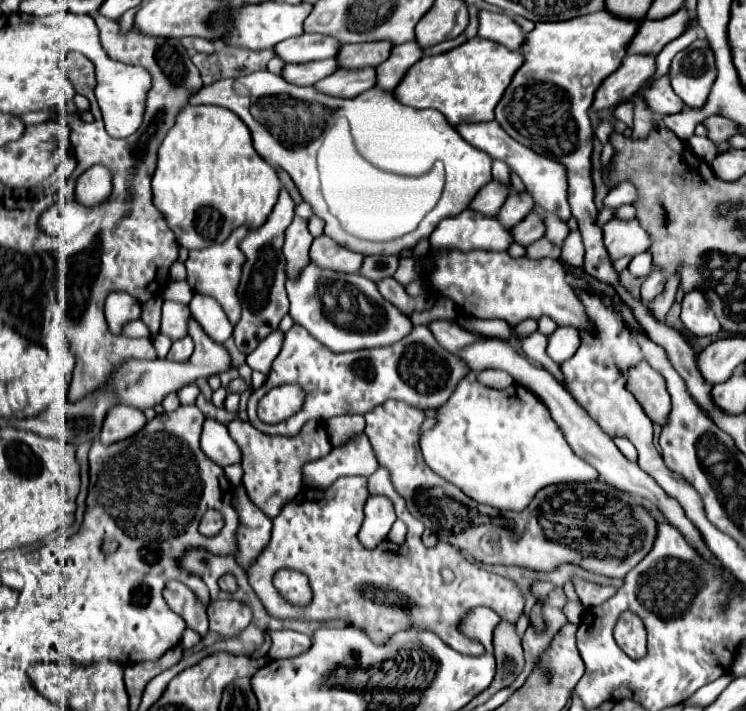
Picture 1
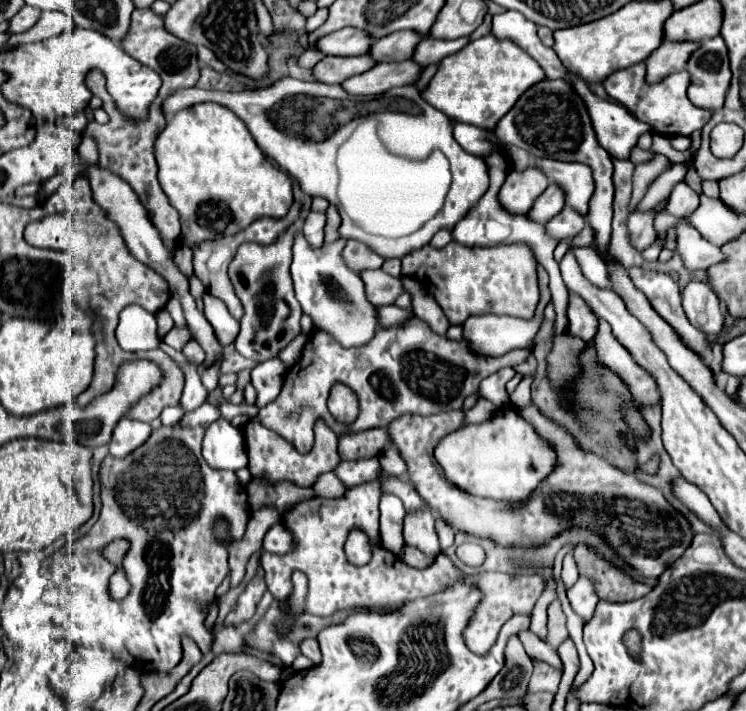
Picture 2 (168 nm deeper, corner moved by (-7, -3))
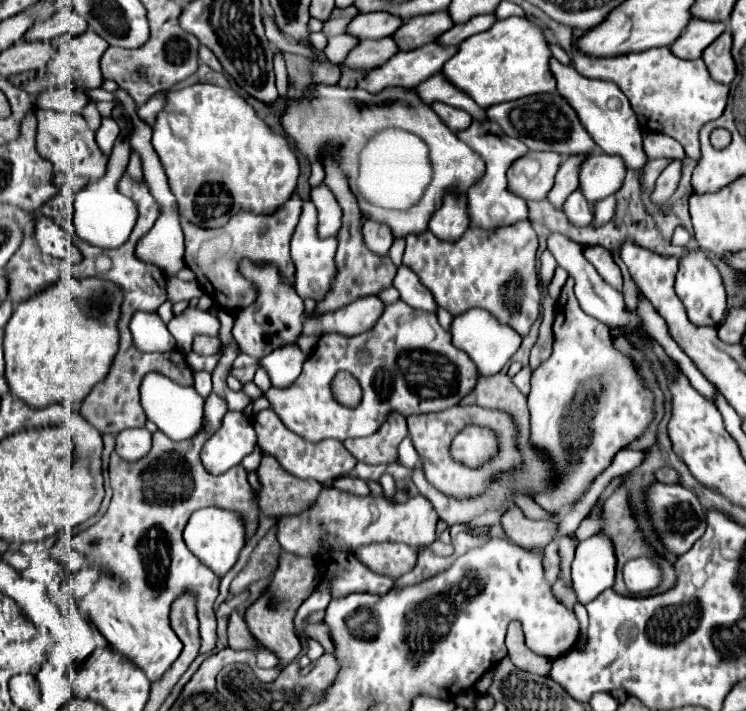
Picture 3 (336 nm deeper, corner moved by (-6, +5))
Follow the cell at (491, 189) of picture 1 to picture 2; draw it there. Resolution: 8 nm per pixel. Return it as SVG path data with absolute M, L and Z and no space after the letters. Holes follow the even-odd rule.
M529 166L525 172L511 170L497 200L511 214L525 214L549 184L551 182L535 166Z

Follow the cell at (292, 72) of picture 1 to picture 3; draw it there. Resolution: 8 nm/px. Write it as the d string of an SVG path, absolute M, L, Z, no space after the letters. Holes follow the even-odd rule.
M392 36L378 38L378 40L362 40L346 58L342 66L348 68L378 68L380 64L388 62L400 48L396 46Z

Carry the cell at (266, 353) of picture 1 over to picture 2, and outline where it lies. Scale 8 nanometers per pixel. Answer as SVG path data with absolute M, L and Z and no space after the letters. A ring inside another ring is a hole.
M303 334L295 336L295 340L291 340L291 344L287 344L287 348L283 348L283 352L279 352L279 360L283 360L283 364L287 364L287 366L295 364L305 342L307 342L307 336L303 336Z

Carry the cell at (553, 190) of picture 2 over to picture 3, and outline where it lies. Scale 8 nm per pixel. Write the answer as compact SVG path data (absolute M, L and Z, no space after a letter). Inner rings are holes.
M576 154L576 156L568 156L558 174L556 174L556 182L554 182L554 188L550 190L548 194L548 200L556 206L556 208L562 208L562 204L566 202L566 198L580 186L580 164L586 160L586 154Z

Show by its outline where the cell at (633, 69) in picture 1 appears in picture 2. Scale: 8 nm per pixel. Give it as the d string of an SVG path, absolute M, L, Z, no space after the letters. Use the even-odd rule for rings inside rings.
M661 44L655 52L645 58L647 66L647 84L657 84L657 80L663 80L663 76L669 76L673 72L679 72L685 68L685 62L689 60L691 52L695 50L695 44Z

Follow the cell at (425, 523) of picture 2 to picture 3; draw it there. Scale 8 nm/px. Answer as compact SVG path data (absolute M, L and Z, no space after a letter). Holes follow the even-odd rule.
M325 487L312 508L300 514L282 516L278 520L278 542L282 550L310 558L328 548L336 552L354 552L360 546L378 542L404 542L412 548L424 548L436 540L436 522L438 516L432 504L420 494L410 498L410 502L396 504L388 502L384 496L380 496L380 500L376 496L362 498L333 487Z

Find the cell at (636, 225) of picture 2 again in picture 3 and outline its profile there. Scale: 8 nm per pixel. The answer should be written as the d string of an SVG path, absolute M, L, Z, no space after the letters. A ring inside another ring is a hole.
M672 160L664 172L658 176L656 180L656 188L652 192L652 200L656 204L662 204L666 202L678 188L678 182L680 182L680 176L682 176L682 162L680 160Z

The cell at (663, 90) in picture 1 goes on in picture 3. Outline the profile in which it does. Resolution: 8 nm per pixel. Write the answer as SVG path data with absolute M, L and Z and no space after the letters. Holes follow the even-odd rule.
M584 30L572 32L572 64L586 78L614 82L630 100L632 110L638 116L640 128L646 132L662 132L672 136L684 146L684 152L692 160L700 160L698 132L706 122L716 120L728 100L728 86L710 78L710 72L702 58L682 60L672 54L670 48L650 48L644 52L628 52L610 58L594 58L576 48L576 40Z

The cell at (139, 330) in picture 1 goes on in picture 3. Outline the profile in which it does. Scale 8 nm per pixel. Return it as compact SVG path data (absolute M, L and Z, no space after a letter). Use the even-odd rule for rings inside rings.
M194 372L194 388L200 396L208 396L212 392L212 376L210 372Z

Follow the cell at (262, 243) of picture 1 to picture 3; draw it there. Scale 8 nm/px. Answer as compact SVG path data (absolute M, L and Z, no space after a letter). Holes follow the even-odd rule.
M248 260L240 262L240 270L242 274L252 280L258 288L258 298L252 306L244 308L234 322L232 334L240 346L240 350L256 360L260 360L262 356L268 356L272 350L296 342L296 338L302 332L302 314L304 314L304 302L302 298L296 294L296 290L278 274L278 270L272 264L262 264L256 266Z

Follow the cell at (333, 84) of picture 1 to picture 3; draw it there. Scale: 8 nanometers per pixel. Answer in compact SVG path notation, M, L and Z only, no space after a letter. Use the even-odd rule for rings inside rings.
M438 42L424 44L410 52L398 52L386 64L370 70L370 74L358 84L358 88L370 94L378 94L382 92L382 88L392 86L414 88L434 76L434 72L440 72L446 60L450 60L456 52L458 46L444 46Z

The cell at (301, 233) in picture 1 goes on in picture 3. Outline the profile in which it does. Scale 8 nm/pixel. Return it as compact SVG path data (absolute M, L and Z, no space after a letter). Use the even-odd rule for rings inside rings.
M326 184L312 188L312 202L318 208L318 234L322 238L336 236L338 228L342 226L342 208Z

